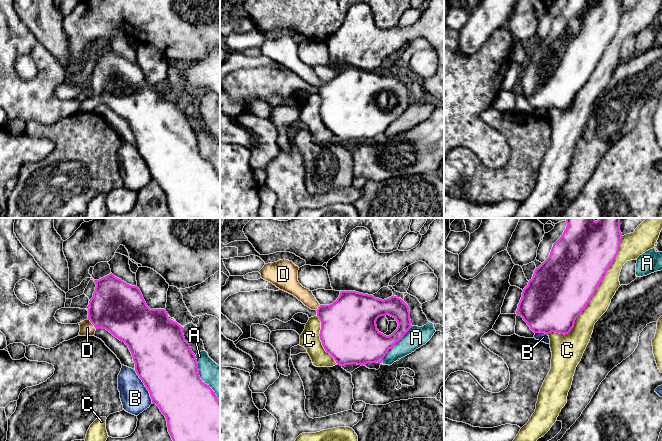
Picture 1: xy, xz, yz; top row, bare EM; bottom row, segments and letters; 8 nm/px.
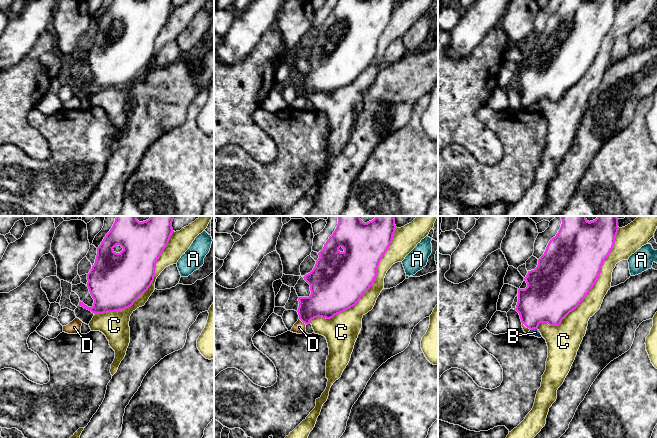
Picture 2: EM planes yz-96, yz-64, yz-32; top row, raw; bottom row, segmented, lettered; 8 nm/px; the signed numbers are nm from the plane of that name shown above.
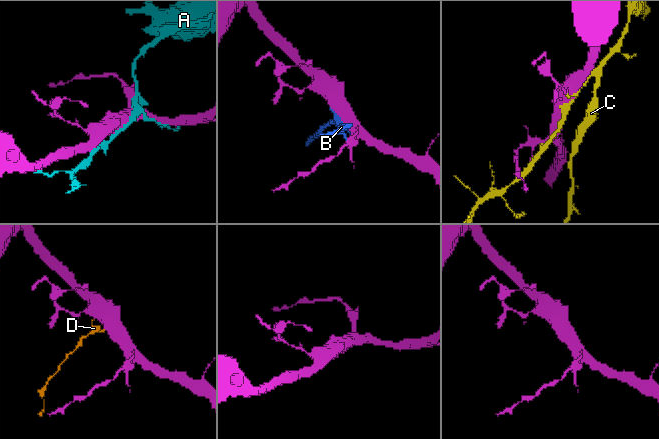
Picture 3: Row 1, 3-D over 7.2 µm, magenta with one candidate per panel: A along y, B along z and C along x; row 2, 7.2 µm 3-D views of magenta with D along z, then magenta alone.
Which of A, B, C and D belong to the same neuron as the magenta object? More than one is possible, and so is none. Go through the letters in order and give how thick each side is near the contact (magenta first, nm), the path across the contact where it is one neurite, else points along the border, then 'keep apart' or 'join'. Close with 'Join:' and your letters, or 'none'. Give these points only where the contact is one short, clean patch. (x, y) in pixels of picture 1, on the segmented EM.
A: 460 nm thick on the magenta side, 200 nm on the other; keep apart
B: 480 nm thick on the magenta side, 240 nm on the other; keep apart
C: 480 nm thick on the magenta side, 160 nm on the other; keep apart
D: 400 nm thick on the magenta side, 110 nm on the other; runs through xy (116, 306), (91, 322), (87, 328); join
Join: D

